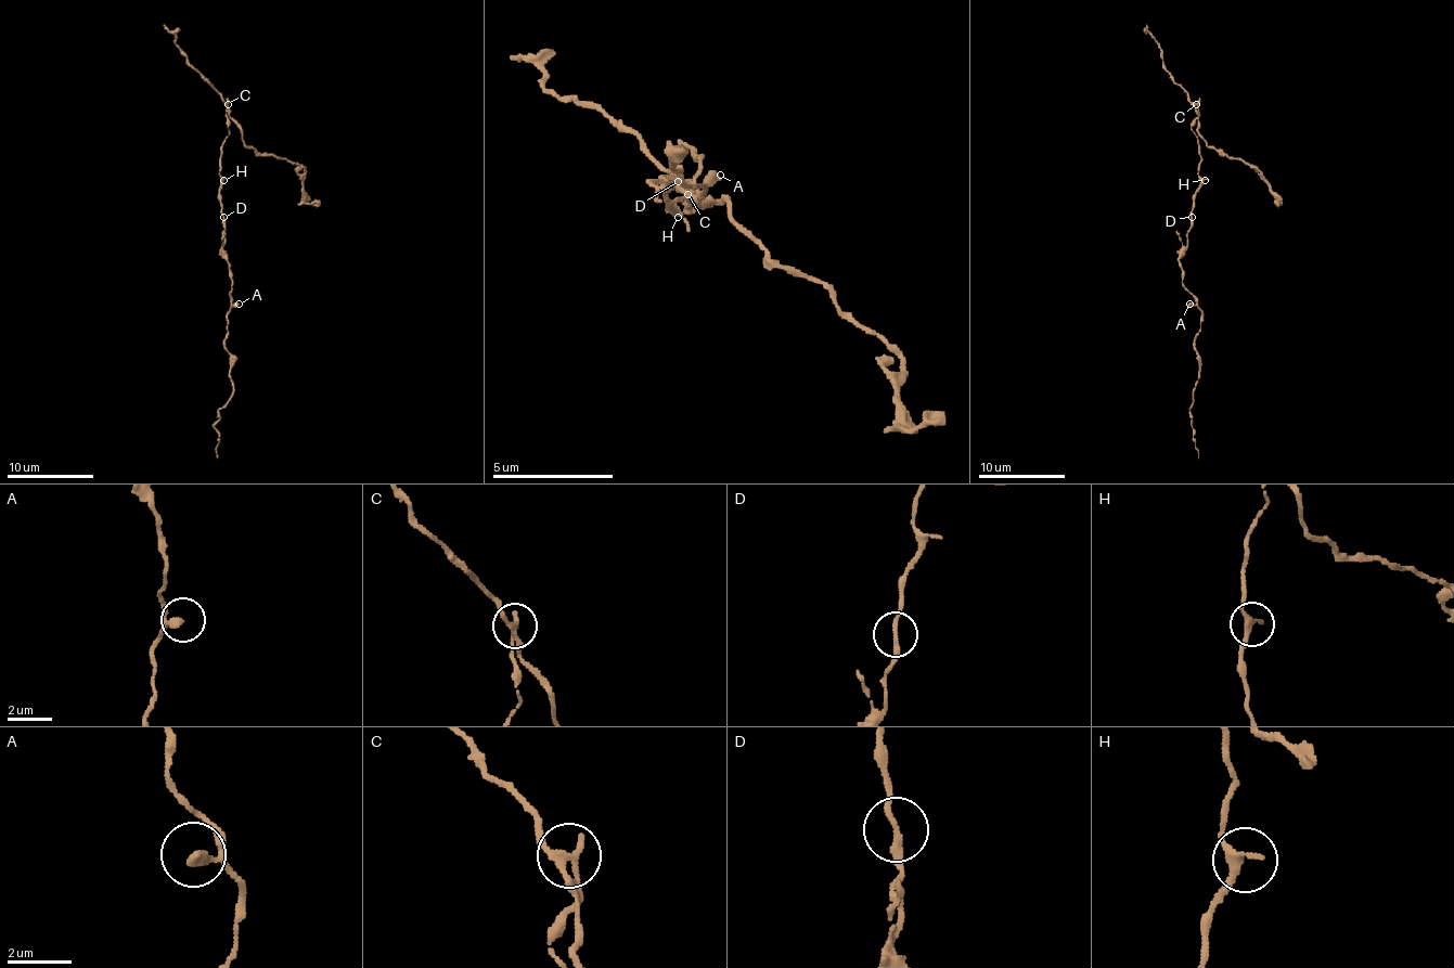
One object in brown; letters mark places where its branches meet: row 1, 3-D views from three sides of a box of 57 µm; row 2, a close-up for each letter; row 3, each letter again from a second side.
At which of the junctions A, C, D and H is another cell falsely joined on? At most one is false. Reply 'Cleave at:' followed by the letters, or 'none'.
Cleave at: C

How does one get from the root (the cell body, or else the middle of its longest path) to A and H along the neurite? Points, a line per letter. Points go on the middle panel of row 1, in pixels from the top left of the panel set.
A: (678, 181), (678, 157), (690, 145), (690, 151), (702, 157), (702, 175), (695, 188), (702, 193), (720, 175)
H: (678, 181), (671, 181), (666, 193), (678, 217)

